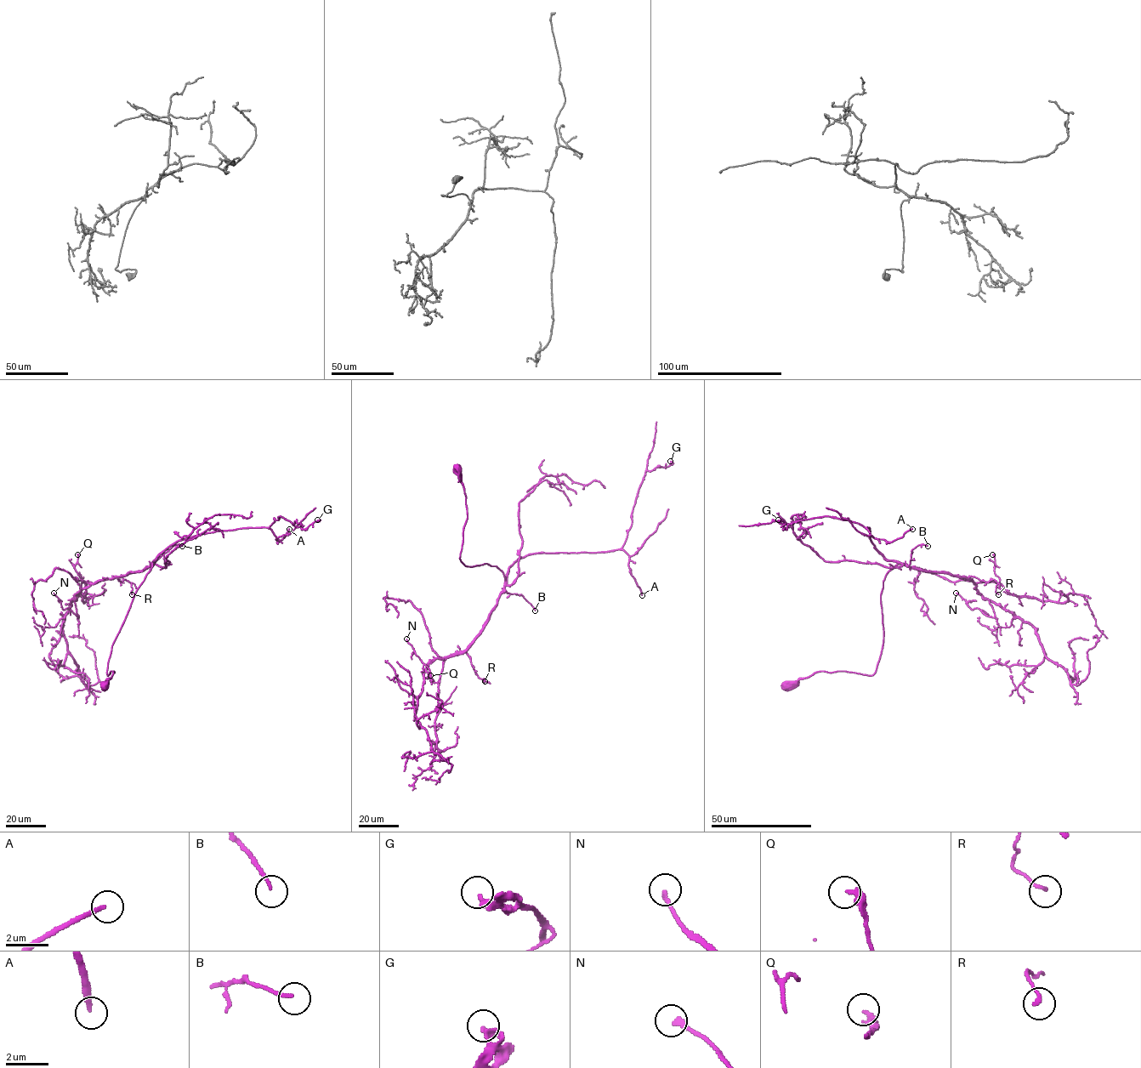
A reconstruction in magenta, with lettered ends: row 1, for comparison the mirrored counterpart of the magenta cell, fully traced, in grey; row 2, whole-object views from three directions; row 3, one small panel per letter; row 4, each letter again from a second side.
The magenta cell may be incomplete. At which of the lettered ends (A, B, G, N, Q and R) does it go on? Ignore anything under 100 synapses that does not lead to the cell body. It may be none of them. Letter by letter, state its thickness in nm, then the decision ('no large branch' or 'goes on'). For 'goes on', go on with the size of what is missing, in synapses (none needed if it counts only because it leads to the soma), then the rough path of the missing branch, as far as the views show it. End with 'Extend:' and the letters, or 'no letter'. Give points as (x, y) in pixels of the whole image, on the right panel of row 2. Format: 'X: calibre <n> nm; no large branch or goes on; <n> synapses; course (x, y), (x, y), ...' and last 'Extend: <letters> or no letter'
A: calibre 200 nm; goes on; 130 synapses
B: calibre 140 nm; no large branch
G: calibre 280 nm; no large branch
N: calibre 190 nm; no large branch
Q: calibre 280 nm; no large branch
R: calibre 160 nm; no large branch
Extend: A

